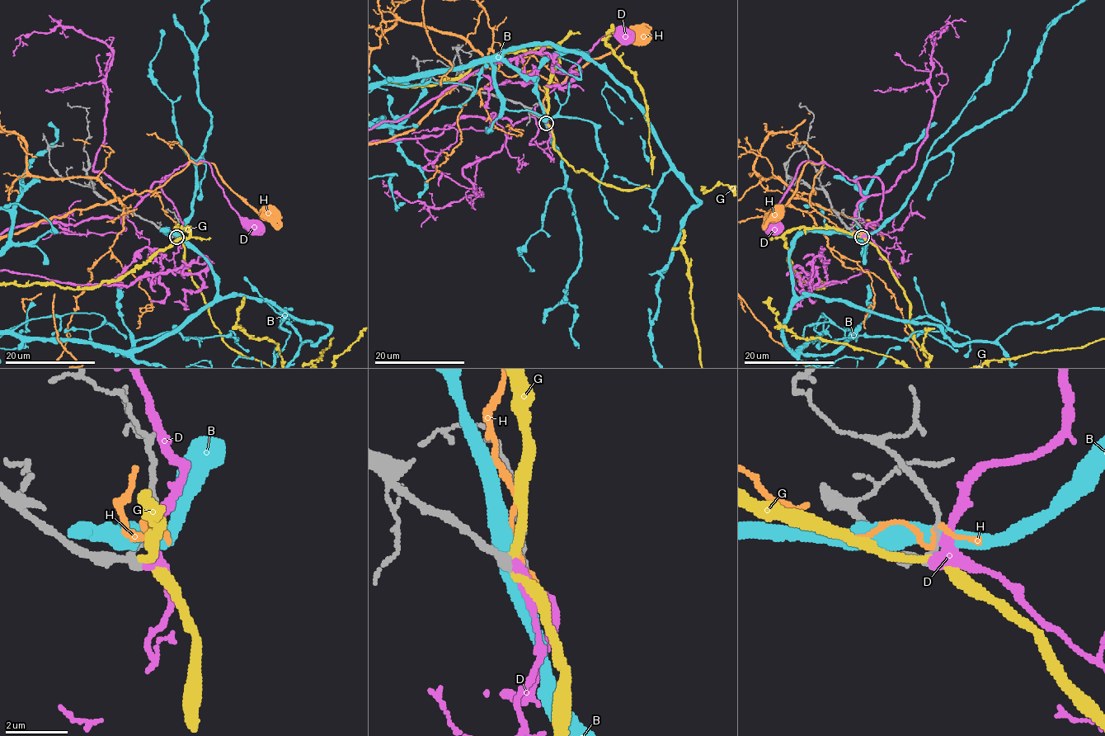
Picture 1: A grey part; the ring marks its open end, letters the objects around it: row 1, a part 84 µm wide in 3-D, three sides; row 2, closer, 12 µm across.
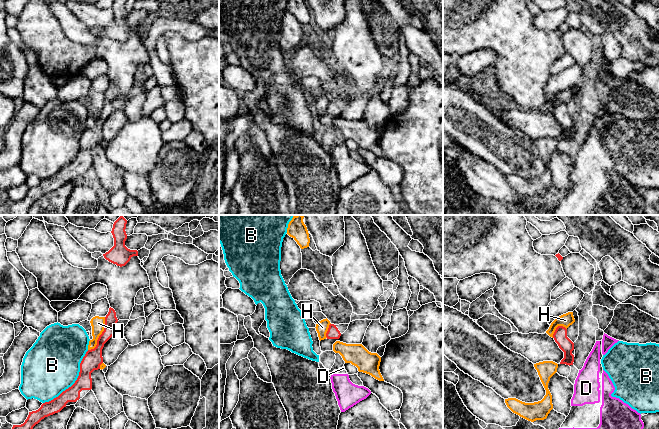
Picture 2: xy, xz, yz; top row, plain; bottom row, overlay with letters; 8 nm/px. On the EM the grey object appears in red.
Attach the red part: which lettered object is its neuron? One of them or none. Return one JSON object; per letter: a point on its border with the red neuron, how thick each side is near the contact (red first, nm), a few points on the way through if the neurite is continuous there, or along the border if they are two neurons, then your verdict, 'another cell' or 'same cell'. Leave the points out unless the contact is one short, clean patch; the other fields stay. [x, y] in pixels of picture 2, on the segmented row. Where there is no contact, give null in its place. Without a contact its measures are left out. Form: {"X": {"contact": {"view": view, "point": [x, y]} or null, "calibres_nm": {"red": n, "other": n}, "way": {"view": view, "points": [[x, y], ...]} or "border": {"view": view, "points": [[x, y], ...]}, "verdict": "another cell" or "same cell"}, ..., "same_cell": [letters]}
{"B": {"contact": {"view": "xy", "point": [75, 382]}, "calibres_nm": {"red": 150, "other": 440}, "verdict": "another cell"}, "D": {"contact": null, "verdict": "same cell"}, "G": {"contact": null, "verdict": "another cell"}, "H": {"contact": {"view": "xy", "point": [100, 335]}, "calibres_nm": {"red": 150, "other": 110}, "border": {"view": "xy", "points": [[105, 317], [104, 330], [99, 336], [97, 344], [88, 350]]}, "verdict": "another cell"}, "same_cell": ["D"]}

